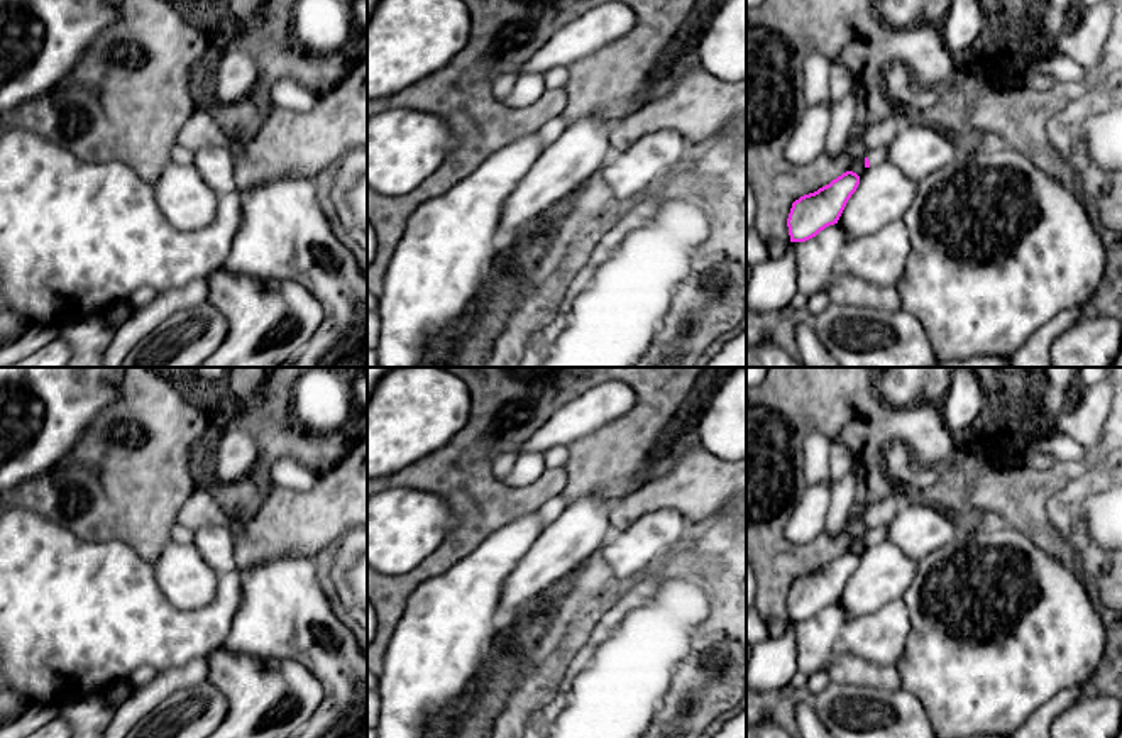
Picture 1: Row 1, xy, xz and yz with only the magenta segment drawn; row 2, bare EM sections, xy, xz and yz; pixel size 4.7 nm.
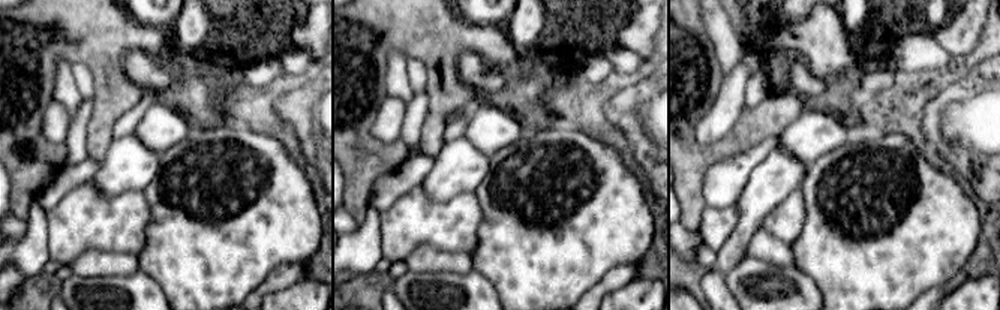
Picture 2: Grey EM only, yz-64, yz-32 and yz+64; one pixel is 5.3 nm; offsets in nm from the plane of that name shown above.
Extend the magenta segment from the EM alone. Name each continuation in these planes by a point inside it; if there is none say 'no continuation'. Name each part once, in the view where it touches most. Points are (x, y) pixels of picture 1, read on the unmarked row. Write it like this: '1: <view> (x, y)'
1: yz (875, 535)

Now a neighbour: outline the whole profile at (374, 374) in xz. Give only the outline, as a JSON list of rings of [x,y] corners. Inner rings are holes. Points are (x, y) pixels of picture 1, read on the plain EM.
[[[367,367],[367,403],[371,401],[372,394],[376,393],[381,379],[396,369],[399,369],[399,367]]]

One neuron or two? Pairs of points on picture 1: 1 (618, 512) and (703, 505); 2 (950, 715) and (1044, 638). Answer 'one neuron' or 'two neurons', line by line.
1: one neuron
2: one neuron

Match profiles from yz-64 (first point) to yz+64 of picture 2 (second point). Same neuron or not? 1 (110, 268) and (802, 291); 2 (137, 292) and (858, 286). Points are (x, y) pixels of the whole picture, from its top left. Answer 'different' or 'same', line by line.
1: different
2: different

